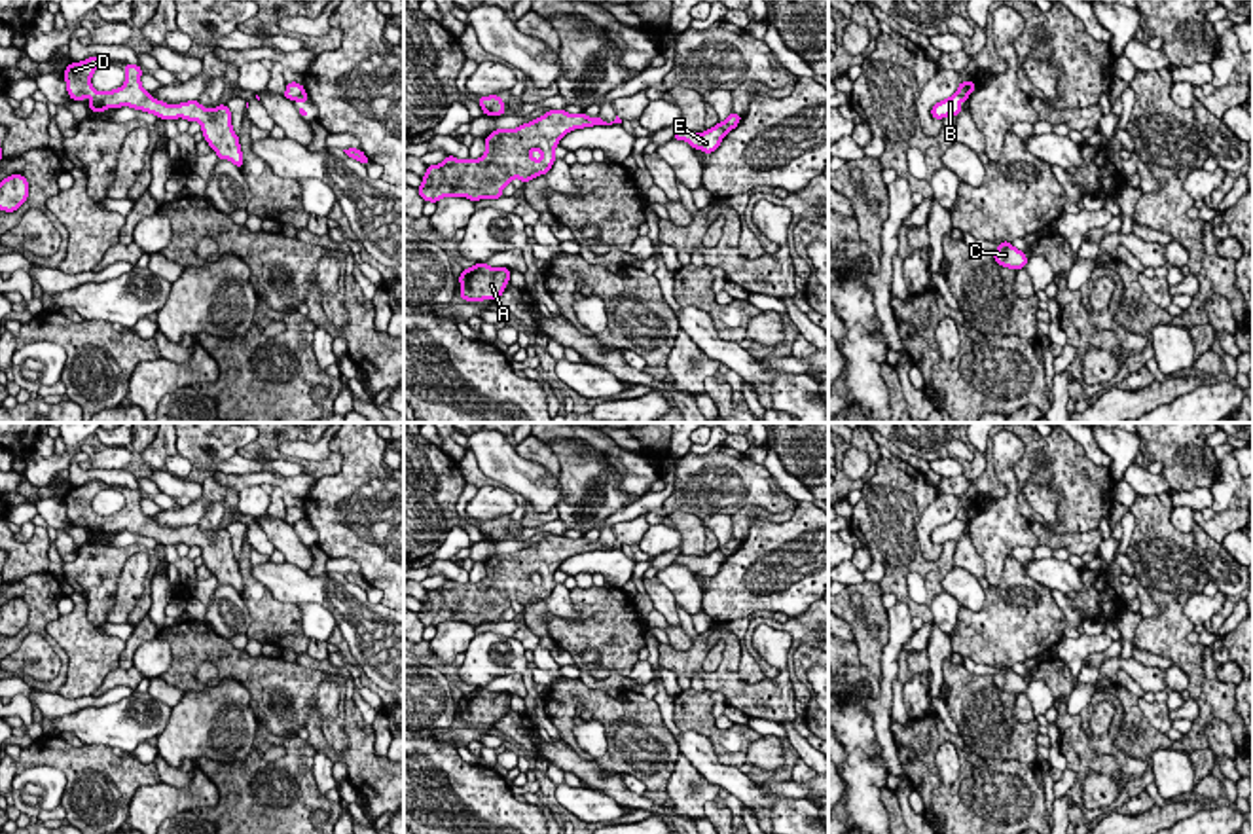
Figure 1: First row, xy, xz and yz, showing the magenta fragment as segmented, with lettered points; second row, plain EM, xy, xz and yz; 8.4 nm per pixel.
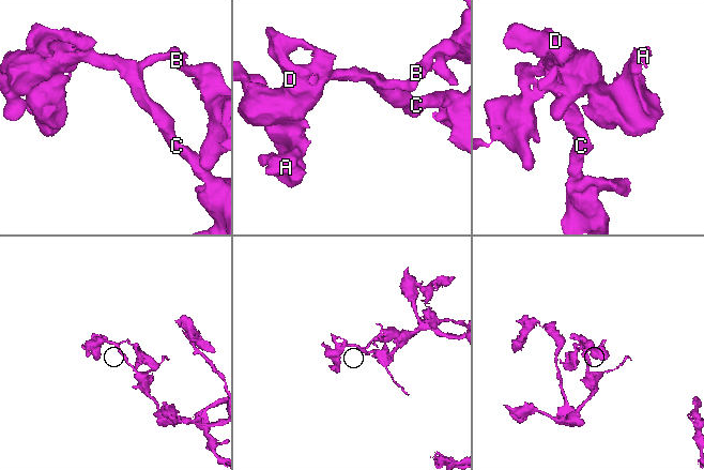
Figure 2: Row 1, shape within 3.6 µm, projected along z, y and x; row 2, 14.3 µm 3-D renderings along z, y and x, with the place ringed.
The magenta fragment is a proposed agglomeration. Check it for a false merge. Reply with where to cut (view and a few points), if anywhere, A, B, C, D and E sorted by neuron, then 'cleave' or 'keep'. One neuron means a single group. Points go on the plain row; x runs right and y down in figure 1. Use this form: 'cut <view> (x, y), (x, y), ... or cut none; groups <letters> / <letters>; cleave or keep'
cut yz (956, 518), (965, 524); groups A C D E / B; cleave

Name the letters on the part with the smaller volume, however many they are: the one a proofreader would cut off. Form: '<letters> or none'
B

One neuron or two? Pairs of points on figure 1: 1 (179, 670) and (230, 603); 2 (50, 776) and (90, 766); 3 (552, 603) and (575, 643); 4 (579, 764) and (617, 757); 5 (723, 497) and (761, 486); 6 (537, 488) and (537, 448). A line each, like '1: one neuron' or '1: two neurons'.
1: two neurons
2: two neurons
3: two neurons
4: two neurons
5: one neuron
6: two neurons

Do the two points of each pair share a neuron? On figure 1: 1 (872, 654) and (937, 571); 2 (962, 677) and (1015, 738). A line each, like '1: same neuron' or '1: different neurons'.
1: different neurons
2: same neuron

